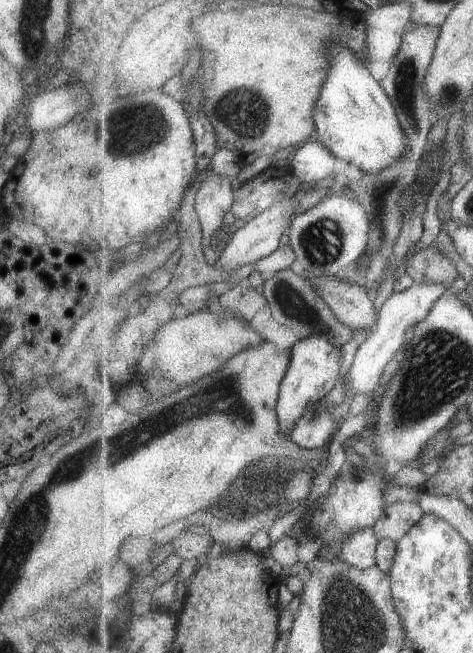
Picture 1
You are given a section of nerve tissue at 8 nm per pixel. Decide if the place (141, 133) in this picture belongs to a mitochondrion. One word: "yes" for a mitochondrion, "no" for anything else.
yes

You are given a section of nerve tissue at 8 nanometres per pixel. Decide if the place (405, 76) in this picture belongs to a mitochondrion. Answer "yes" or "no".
yes

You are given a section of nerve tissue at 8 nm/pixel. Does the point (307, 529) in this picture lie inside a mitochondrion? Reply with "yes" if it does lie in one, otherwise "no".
no

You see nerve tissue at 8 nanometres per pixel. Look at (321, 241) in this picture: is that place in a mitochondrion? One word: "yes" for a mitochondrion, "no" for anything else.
yes

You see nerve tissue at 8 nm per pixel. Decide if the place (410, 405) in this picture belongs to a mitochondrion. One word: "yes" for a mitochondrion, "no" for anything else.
yes

